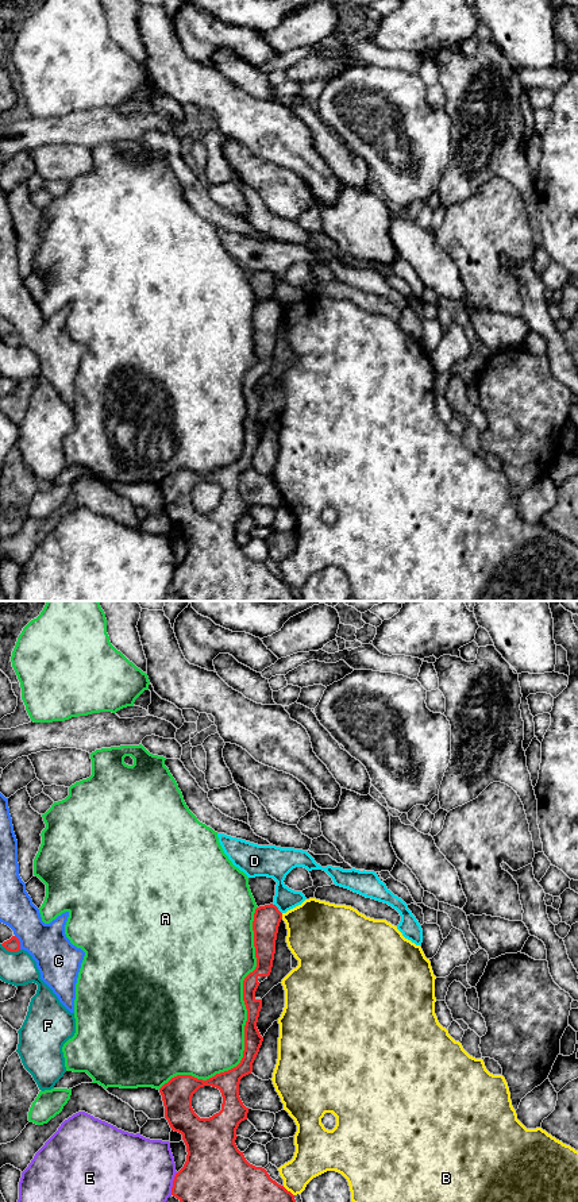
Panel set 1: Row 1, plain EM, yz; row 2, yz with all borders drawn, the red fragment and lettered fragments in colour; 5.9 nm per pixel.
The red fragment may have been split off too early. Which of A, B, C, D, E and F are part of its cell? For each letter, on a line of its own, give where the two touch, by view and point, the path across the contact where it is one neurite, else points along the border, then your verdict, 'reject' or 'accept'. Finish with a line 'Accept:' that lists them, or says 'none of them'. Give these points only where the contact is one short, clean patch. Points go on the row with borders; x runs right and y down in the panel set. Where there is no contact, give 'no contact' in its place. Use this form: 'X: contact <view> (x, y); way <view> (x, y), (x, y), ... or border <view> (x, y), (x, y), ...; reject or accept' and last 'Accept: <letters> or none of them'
A: contact yz (245, 1025); reject
B: contact yz (281, 916); reject
C: contact yz (19, 942); reject
D: contact yz (277, 908); border yz (272, 904), (281, 913); reject
E: contact yz (173, 1183); reject
F: contact yz (11, 951); reject
Accept: none of them

